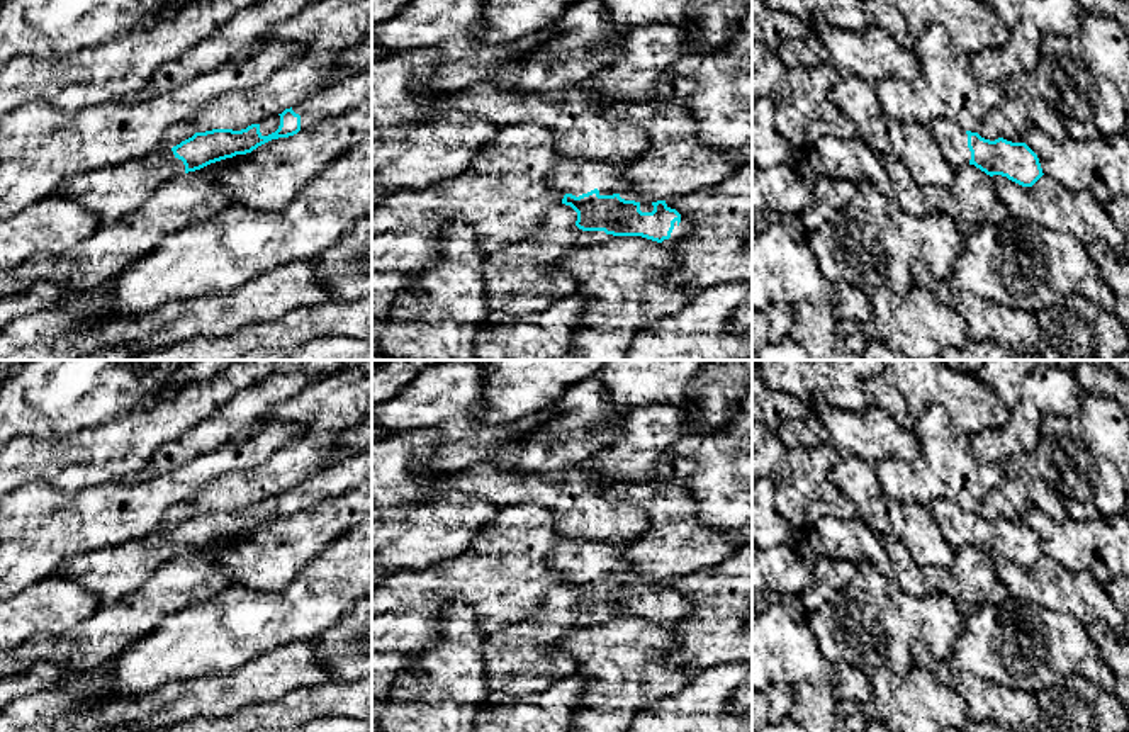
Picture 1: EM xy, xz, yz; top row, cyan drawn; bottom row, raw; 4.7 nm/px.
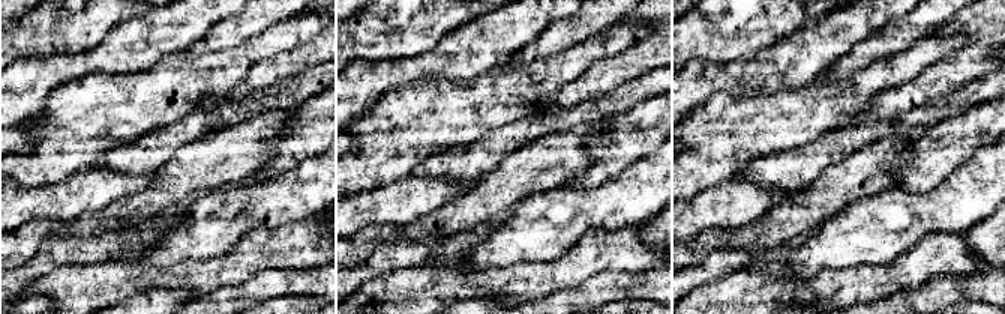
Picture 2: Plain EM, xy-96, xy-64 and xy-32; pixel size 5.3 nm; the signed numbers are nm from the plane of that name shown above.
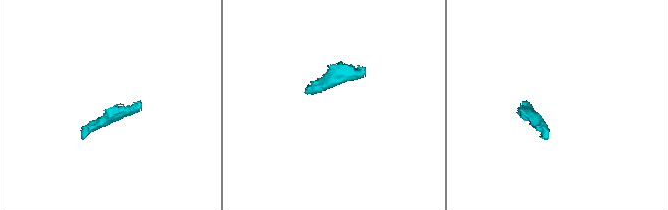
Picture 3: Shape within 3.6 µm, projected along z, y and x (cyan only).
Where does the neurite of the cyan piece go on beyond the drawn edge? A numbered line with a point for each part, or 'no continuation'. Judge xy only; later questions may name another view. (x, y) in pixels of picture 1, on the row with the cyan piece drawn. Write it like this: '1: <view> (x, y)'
1: xy (270, 124)

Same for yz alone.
1: yz (953, 140)

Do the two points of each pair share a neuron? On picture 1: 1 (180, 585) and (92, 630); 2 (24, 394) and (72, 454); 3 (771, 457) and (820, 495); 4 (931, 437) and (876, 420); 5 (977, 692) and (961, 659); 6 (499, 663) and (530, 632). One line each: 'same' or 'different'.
1: same
2: different
3: same
4: different
5: different
6: same

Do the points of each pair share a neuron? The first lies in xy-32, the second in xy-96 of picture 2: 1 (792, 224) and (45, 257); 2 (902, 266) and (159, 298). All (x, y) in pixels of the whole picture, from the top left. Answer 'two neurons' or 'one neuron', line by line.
1: two neurons
2: two neurons

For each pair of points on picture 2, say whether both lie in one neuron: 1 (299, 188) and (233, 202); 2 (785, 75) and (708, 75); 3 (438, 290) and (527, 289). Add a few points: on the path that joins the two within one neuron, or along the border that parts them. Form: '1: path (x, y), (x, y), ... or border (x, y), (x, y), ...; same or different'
1: path (282, 200), (249, 202); same
2: path (765, 75), (728, 75); same
3: path (461, 284), (504, 284); same

